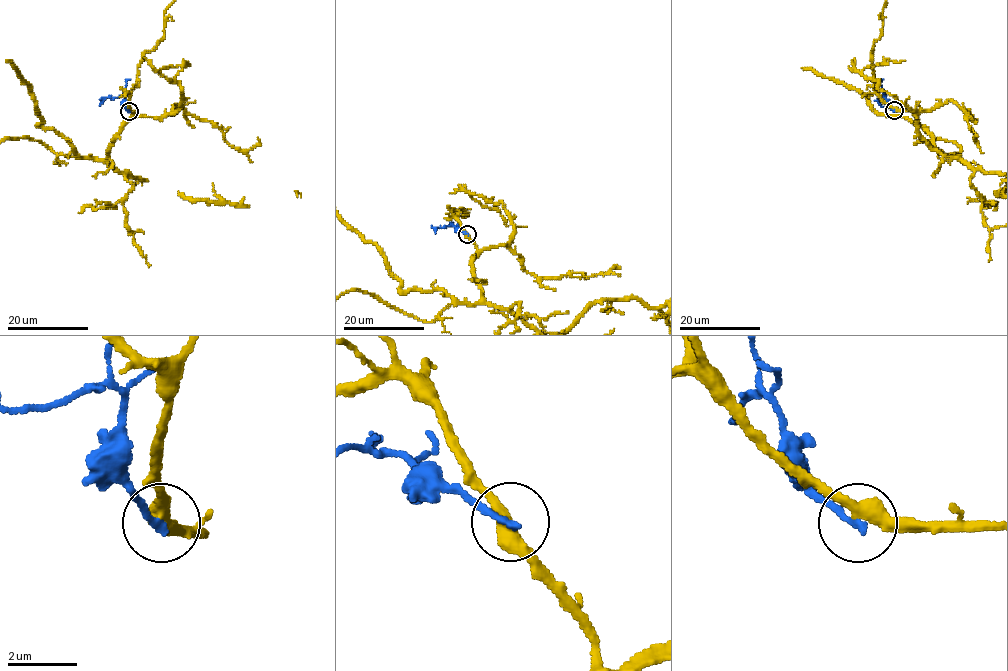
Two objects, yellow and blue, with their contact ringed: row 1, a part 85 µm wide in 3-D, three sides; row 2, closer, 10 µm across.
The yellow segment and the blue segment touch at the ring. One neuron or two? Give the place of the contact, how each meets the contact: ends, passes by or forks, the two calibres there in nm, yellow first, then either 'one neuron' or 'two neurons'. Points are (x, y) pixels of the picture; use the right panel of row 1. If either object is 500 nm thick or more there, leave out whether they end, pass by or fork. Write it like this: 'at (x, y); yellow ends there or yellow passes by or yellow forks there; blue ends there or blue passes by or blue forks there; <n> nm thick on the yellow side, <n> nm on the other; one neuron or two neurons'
at (894, 110); yellow passes by; blue ends there; 420 nm thick on the yellow side, 200 nm on the other; two neurons

